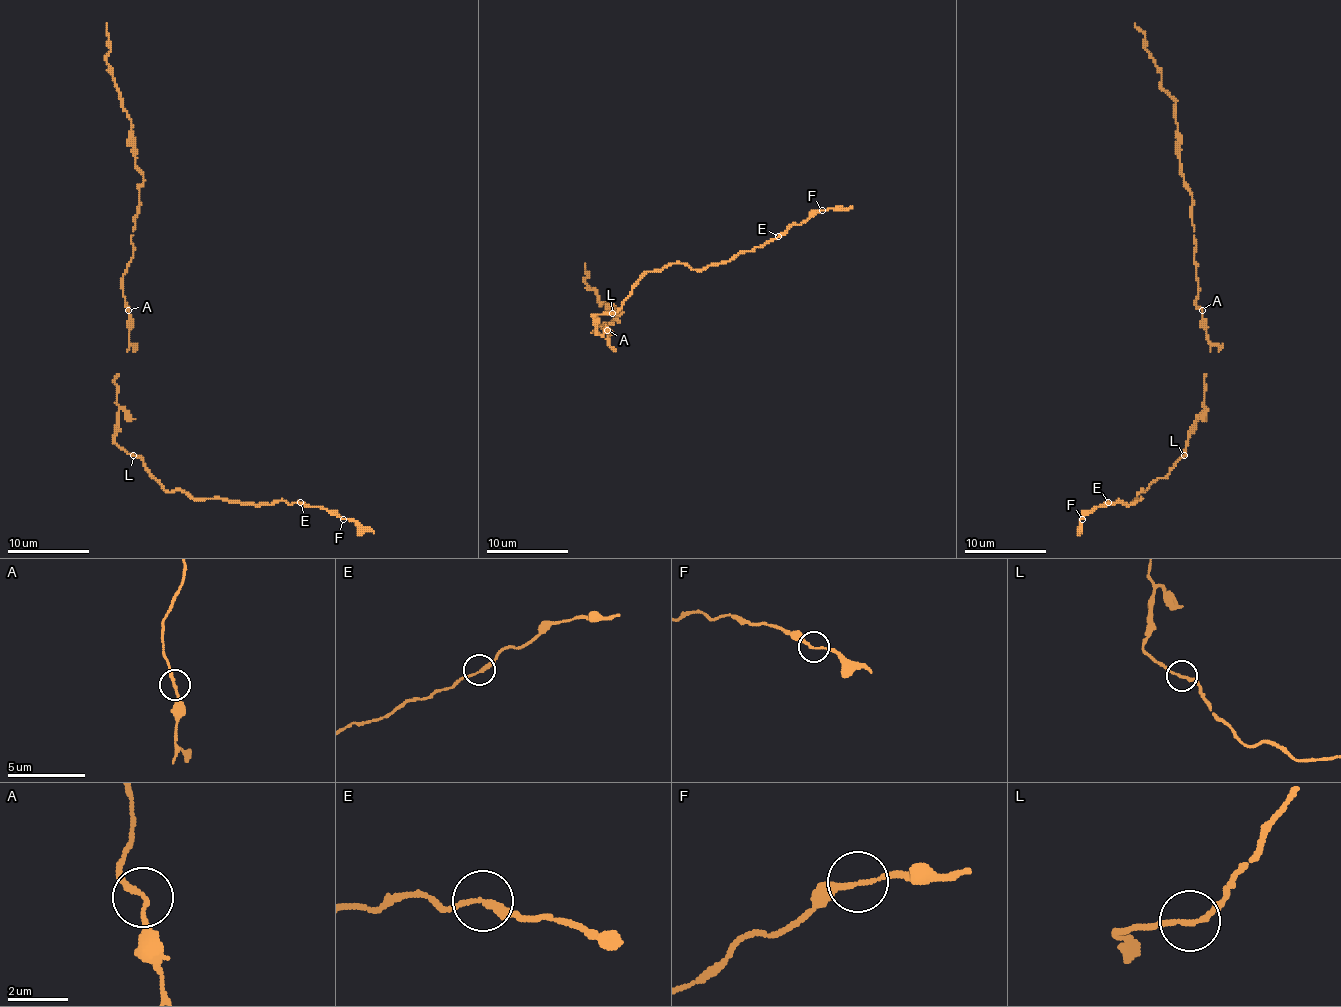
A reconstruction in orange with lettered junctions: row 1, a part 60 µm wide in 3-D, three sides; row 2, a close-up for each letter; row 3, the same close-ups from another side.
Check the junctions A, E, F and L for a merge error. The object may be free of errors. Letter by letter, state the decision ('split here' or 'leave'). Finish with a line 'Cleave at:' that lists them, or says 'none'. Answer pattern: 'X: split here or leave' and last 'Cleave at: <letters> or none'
A: leave
E: leave
F: leave
L: leave
Cleave at: none

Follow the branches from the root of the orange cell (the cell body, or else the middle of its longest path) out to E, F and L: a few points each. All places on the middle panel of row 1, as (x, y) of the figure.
E: (593, 333), (597, 333), (593, 316), (616, 312), (644, 273), (673, 263), (705, 269), (779, 237)
F: (593, 333), (593, 316), (616, 312), (644, 273), (673, 263), (693, 269), (726, 263), (822, 210)
L: (593, 333), (597, 333), (593, 316), (611, 312)

